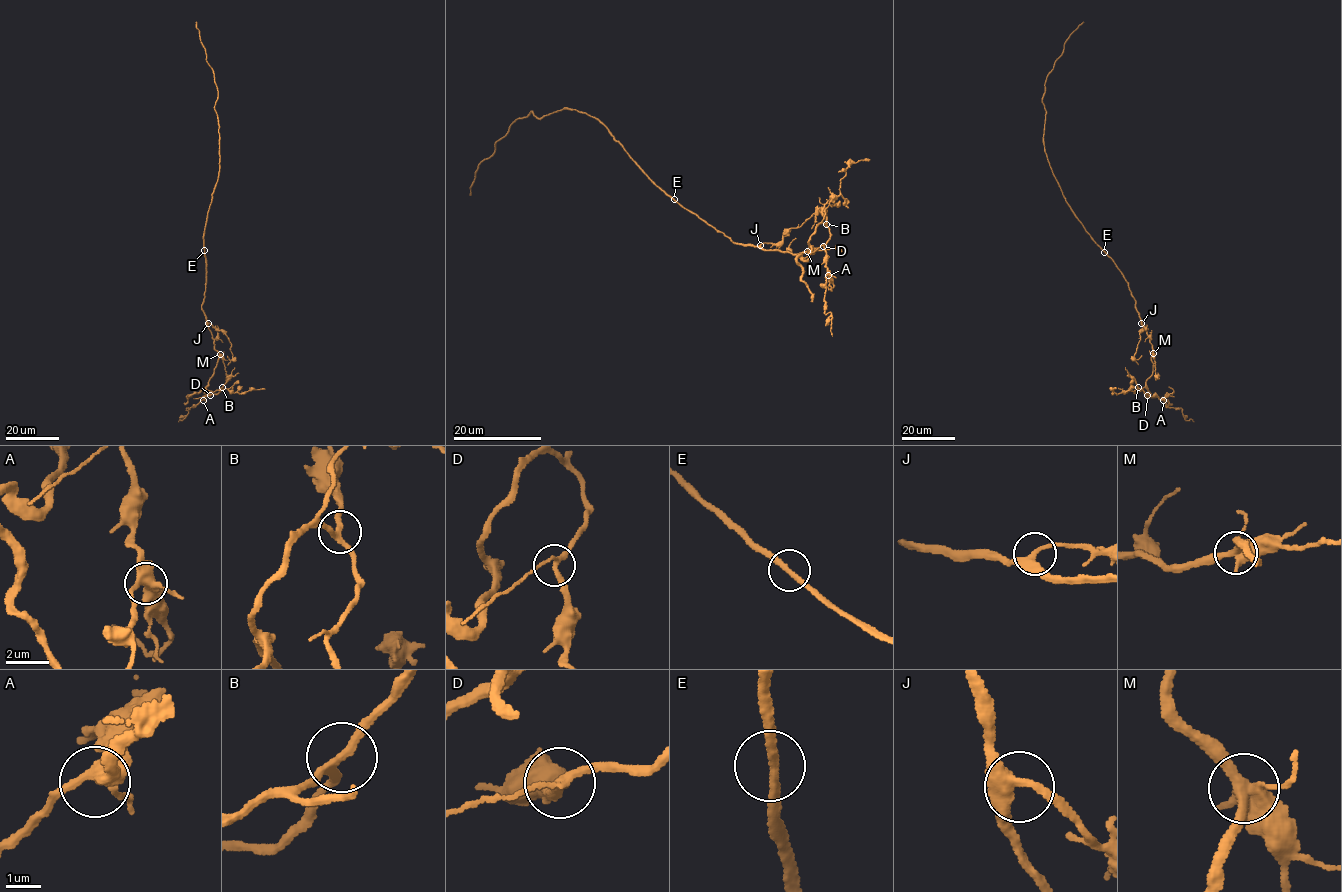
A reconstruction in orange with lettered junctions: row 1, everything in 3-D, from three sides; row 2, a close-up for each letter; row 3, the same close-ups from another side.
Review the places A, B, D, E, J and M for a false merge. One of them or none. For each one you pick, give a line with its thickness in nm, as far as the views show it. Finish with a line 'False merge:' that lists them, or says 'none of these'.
False merge: none of these

